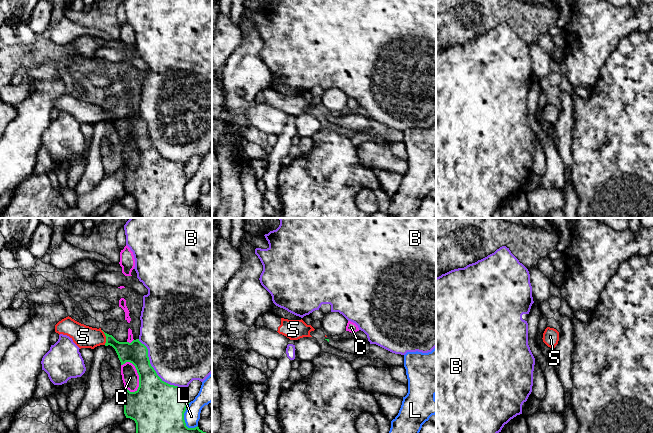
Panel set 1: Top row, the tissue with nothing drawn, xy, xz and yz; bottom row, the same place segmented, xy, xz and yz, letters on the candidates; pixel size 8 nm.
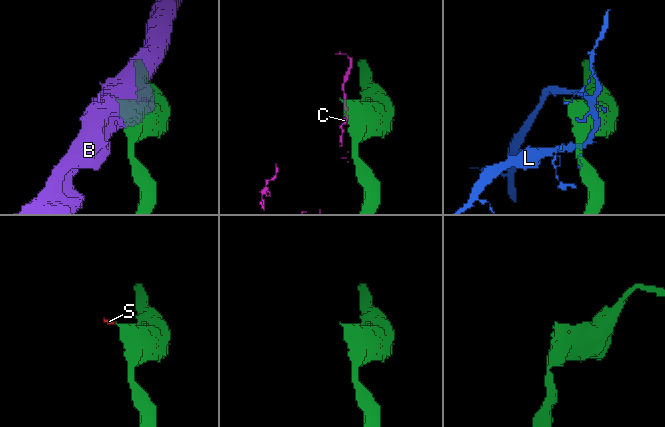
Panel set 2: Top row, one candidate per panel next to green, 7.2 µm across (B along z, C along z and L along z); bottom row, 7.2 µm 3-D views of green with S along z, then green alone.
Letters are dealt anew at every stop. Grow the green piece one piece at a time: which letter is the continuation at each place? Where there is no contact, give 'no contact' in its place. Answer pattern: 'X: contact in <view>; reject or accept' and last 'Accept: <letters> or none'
B: contact in xy; reject
C: contact in xy; reject
L: contact in xy; reject
S: contact in xy; accept
Accept: S

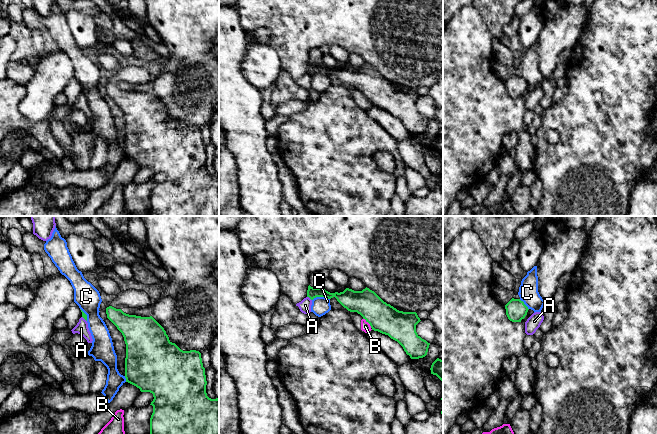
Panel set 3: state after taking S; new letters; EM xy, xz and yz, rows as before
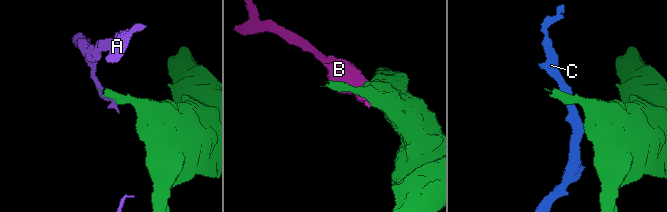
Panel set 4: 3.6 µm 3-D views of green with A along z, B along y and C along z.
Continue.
A: contact in xz; reject
B: contact in xz; reject
C: contact in xz; reject
Accept: none

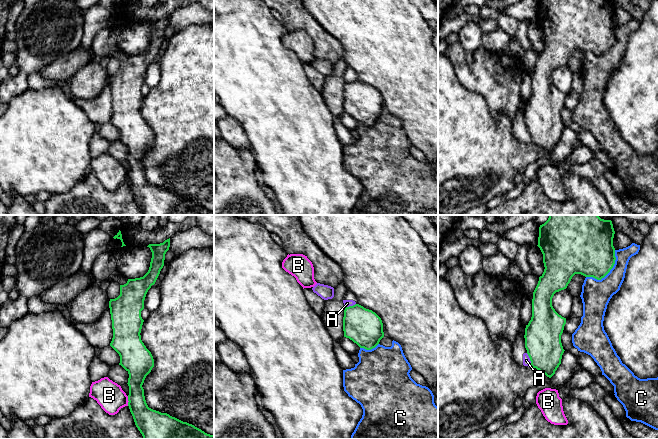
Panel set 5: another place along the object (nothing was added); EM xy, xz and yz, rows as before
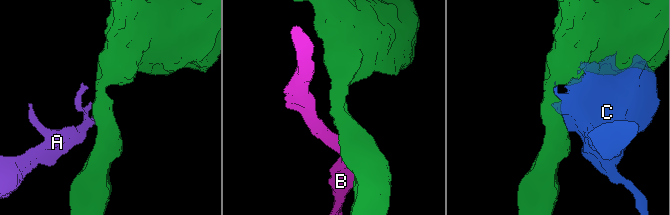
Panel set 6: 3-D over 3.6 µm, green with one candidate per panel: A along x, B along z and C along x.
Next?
A: contact in yz; reject
B: contact in xy; reject
C: contact in yz; reject
Accept: none

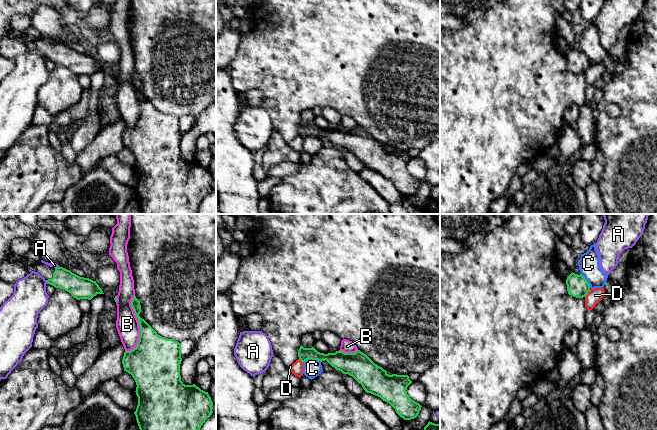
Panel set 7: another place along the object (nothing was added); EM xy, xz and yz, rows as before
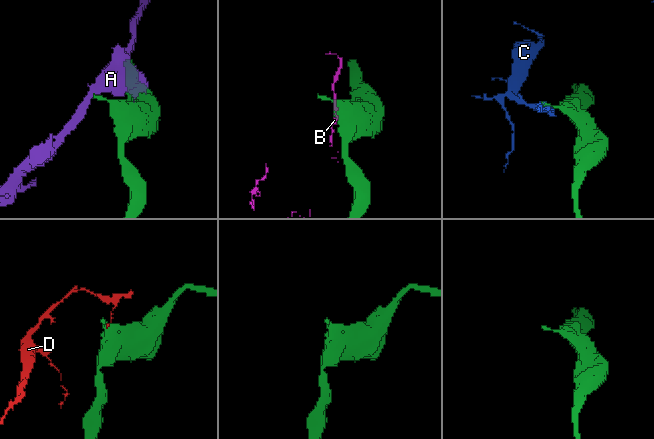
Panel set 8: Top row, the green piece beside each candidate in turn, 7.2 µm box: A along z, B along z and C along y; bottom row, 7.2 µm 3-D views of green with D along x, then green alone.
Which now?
A: contact in xy; reject
B: contact in xy; reject
C: contact in xz; reject
D: contact in yz; reject
Accept: none

